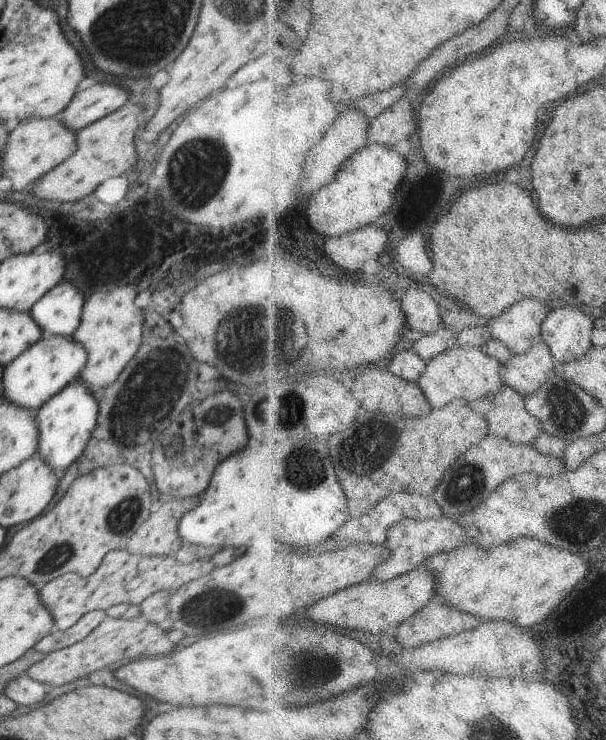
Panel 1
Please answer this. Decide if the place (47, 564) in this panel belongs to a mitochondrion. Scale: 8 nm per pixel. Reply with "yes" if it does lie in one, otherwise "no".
yes

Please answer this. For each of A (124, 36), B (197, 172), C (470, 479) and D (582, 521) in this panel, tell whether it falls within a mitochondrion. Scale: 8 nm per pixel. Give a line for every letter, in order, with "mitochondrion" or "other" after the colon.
A: mitochondrion
B: mitochondrion
C: mitochondrion
D: mitochondrion

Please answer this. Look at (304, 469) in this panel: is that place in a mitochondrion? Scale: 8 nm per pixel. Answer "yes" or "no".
yes

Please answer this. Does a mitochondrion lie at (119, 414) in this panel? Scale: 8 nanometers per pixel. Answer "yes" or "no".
yes

